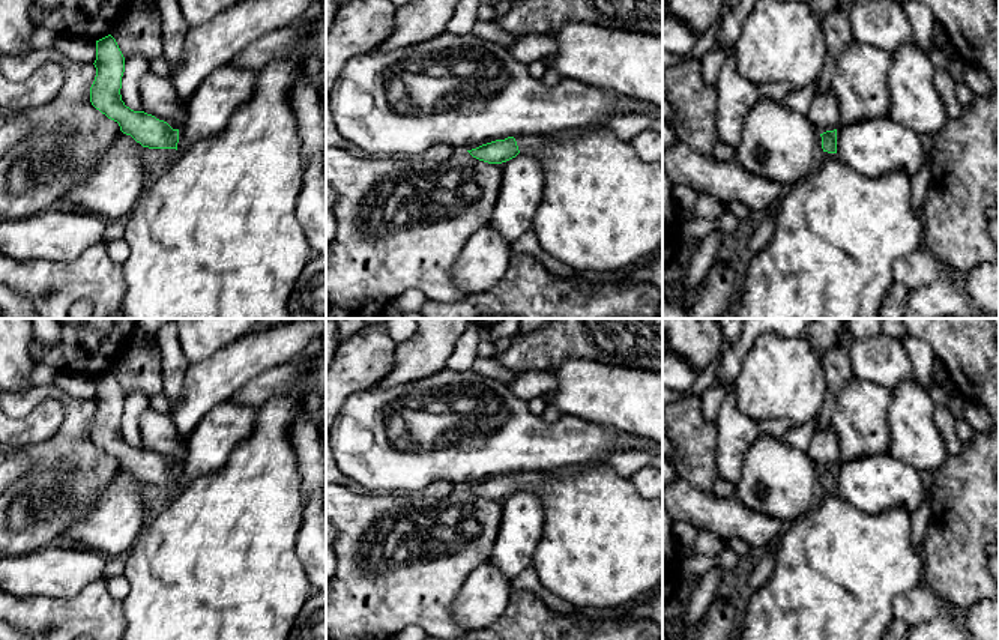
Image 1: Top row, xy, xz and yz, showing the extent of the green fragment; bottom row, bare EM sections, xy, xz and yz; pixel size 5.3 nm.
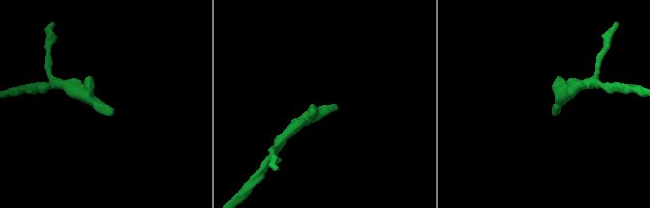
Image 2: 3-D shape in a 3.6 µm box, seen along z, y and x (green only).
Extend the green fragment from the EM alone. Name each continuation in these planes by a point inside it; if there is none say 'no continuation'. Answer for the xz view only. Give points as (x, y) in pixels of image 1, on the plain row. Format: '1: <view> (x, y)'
1: xz (601, 546)

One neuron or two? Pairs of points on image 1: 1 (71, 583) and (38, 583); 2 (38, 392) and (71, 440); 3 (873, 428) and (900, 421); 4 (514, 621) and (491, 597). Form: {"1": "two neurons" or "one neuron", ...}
{"1": "one neuron", "2": "one neuron", "3": "two neurons", "4": "two neurons"}

